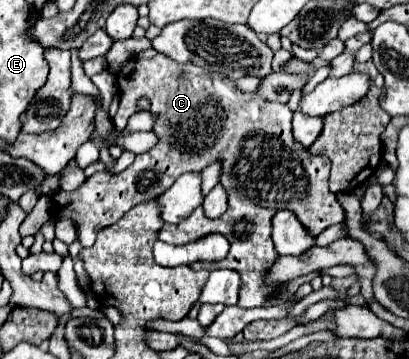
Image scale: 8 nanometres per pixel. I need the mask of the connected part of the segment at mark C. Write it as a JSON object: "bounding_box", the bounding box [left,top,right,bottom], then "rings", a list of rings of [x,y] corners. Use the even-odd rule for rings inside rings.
{"bounding_box":[52,55,344,309],"rings":[[[164,55],[152,59],[132,57],[118,69],[116,85],[120,91],[120,107],[114,117],[116,129],[124,129],[128,119],[140,111],[138,101],[148,99],[148,113],[156,117],[152,131],[156,133],[158,143],[150,151],[136,155],[134,163],[120,175],[108,175],[102,171],[92,175],[72,193],[58,191],[52,197],[52,213],[58,209],[60,217],[74,221],[80,243],[92,247],[100,229],[114,225],[137,204],[163,194],[183,173],[200,172],[199,168],[205,167],[205,157],[210,157],[210,163],[222,163],[220,185],[228,193],[228,211],[220,219],[208,219],[200,206],[184,221],[164,225],[158,237],[164,243],[186,245],[210,233],[224,235],[230,241],[230,251],[222,261],[196,261],[190,267],[196,271],[238,271],[242,279],[238,305],[244,309],[262,307],[272,295],[272,289],[262,285],[262,275],[278,257],[272,245],[272,217],[278,209],[292,211],[314,236],[326,227],[344,221],[344,211],[336,195],[328,189],[328,159],[324,159],[324,155],[314,157],[292,139],[292,111],[288,105],[266,101],[254,93],[244,93],[222,73],[192,63],[180,65]],[[156,172],[158,179],[155,183],[142,192],[136,188],[136,181],[156,179]]]}

